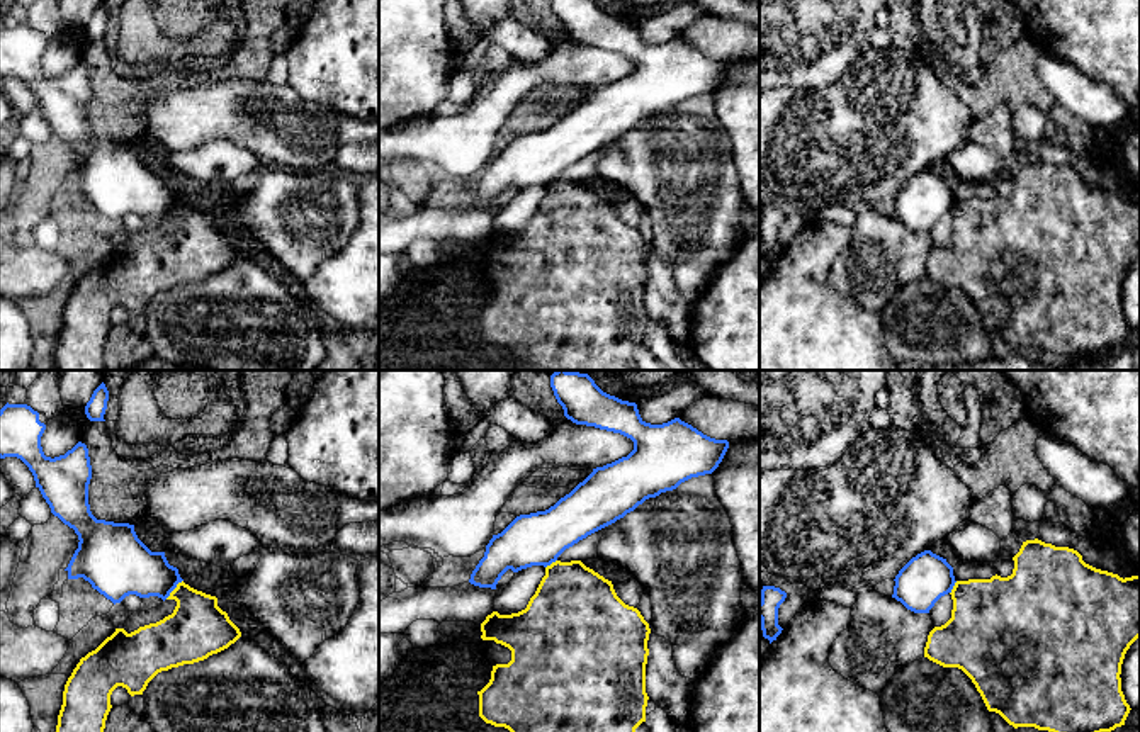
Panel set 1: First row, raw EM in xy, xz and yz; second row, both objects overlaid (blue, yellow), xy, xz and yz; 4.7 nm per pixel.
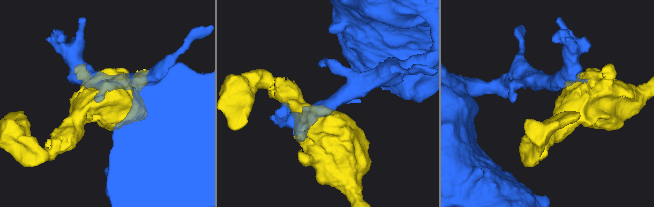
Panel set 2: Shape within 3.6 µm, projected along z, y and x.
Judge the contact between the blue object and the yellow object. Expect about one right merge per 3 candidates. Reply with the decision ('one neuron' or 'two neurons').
two neurons

